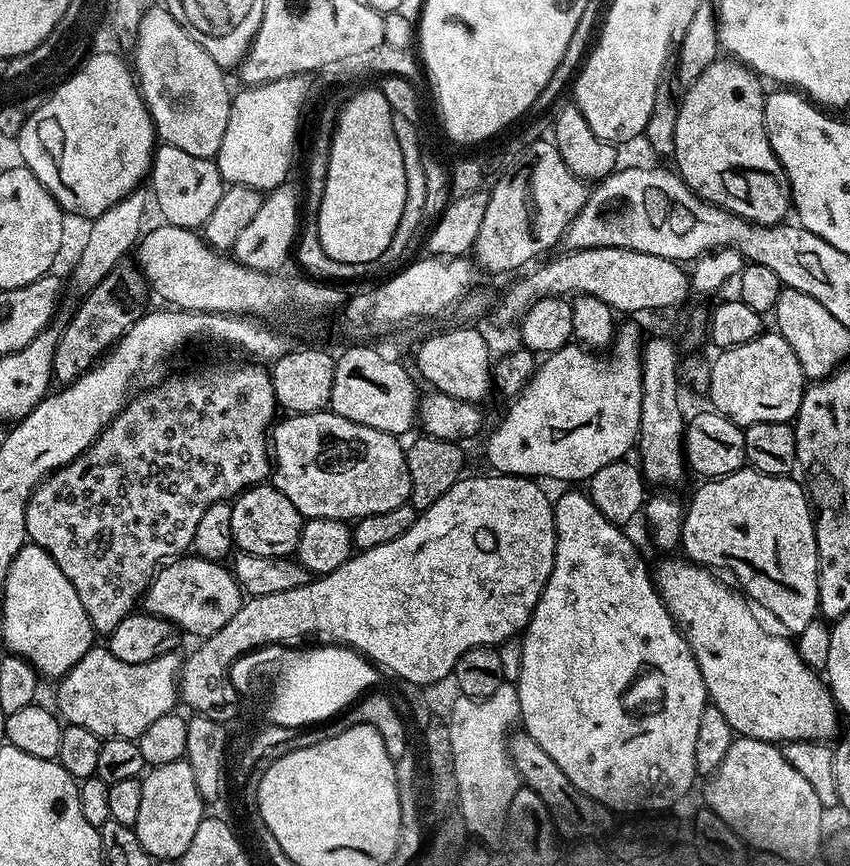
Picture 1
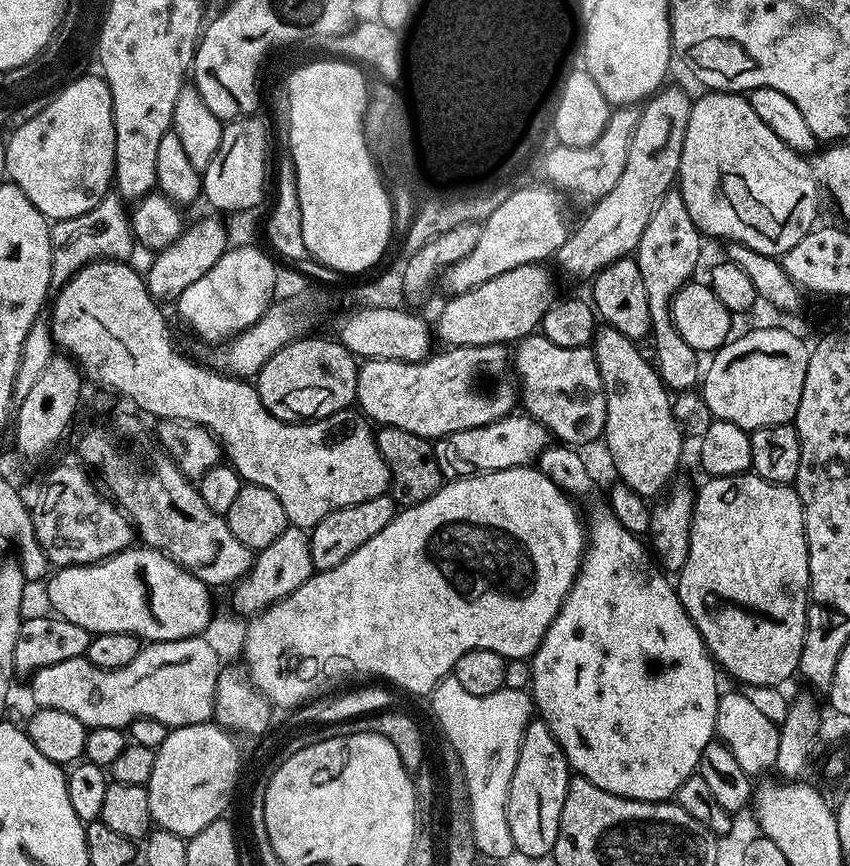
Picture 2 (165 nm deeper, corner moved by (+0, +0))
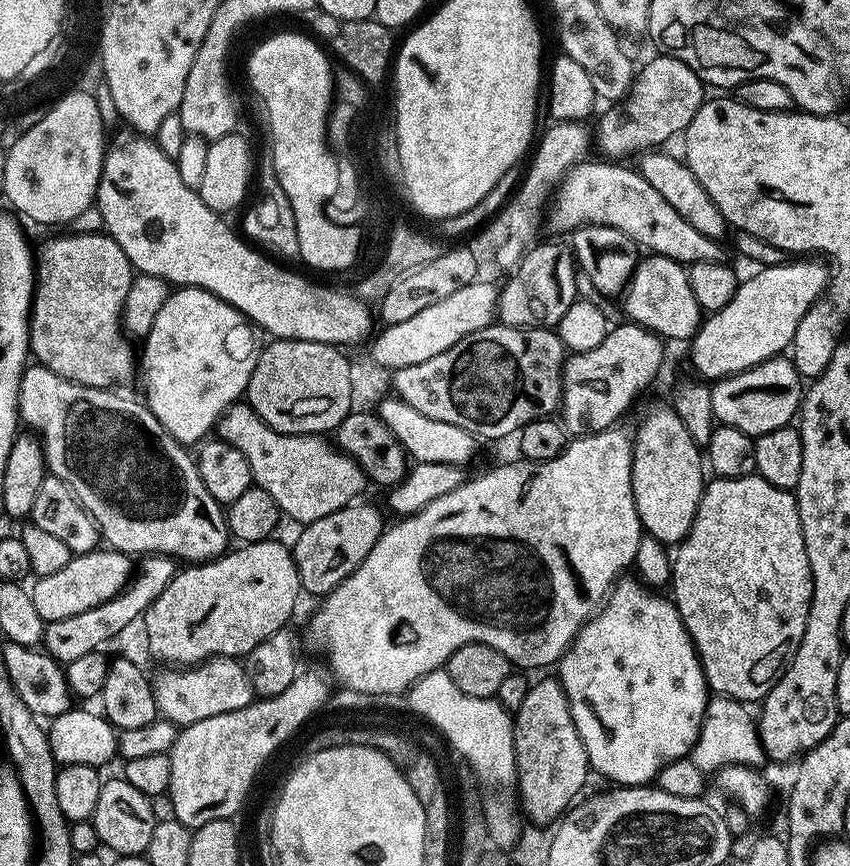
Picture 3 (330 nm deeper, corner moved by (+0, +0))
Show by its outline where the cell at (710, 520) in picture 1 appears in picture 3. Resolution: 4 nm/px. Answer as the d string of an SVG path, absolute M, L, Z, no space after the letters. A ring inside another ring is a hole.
M755 474L742 478L709 479L705 483L704 493L698 502L698 510L692 528L688 531L686 539L680 541L672 556L670 596L682 618L684 629L687 630L692 645L696 647L696 653L700 656L700 665L704 668L704 676L708 680L709 689L715 695L728 696L732 700L763 701L764 697L770 694L770 690L774 690L774 686L778 686L782 674L786 674L786 670L792 665L792 659L795 658L798 646L802 642L802 634L806 630L806 622L810 614L812 571L810 570L810 558L806 558L806 542L802 538L802 522L798 518L795 495L789 489L770 486L770 482L766 482L761 476Z

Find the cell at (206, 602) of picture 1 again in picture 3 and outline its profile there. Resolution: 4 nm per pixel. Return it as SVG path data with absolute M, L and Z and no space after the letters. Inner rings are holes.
M97 550L73 555L72 560L66 562L66 566L62 566L62 570L58 570L58 574L41 576L35 581L36 585L31 585L30 591L34 607L37 608L38 614L42 614L42 618L46 622L61 620L62 618L74 618L74 614L86 614L86 610L110 602L119 592L123 592L127 588L128 581L134 575L134 564L128 560L131 559L125 553L115 550Z

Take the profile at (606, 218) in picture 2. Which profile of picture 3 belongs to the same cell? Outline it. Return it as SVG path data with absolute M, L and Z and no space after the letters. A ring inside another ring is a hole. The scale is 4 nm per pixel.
M537 243L524 253L514 271L503 281L498 305L499 323L509 324L511 328L555 329L562 314L566 314L578 298L576 276L578 280L578 265L565 245L563 248L560 244Z

